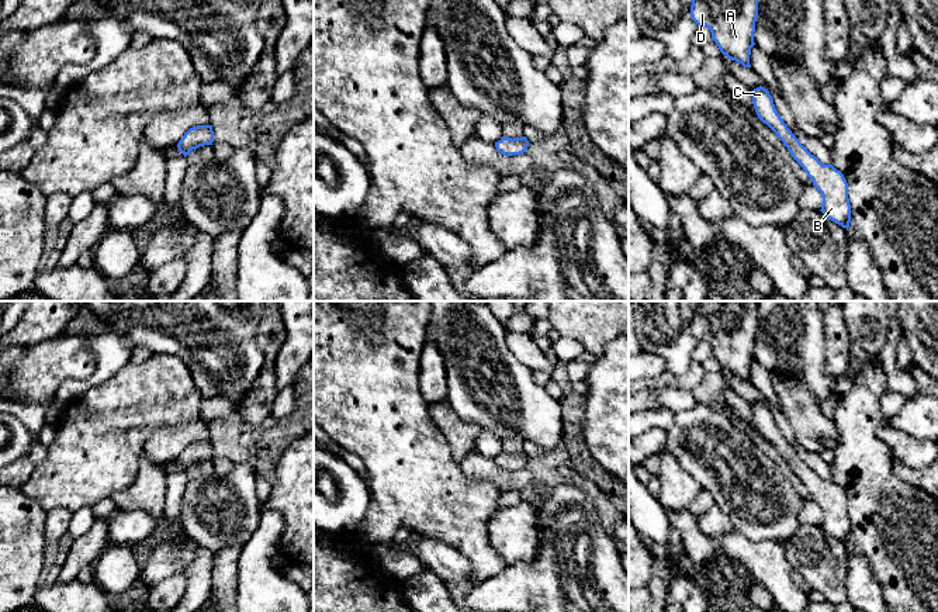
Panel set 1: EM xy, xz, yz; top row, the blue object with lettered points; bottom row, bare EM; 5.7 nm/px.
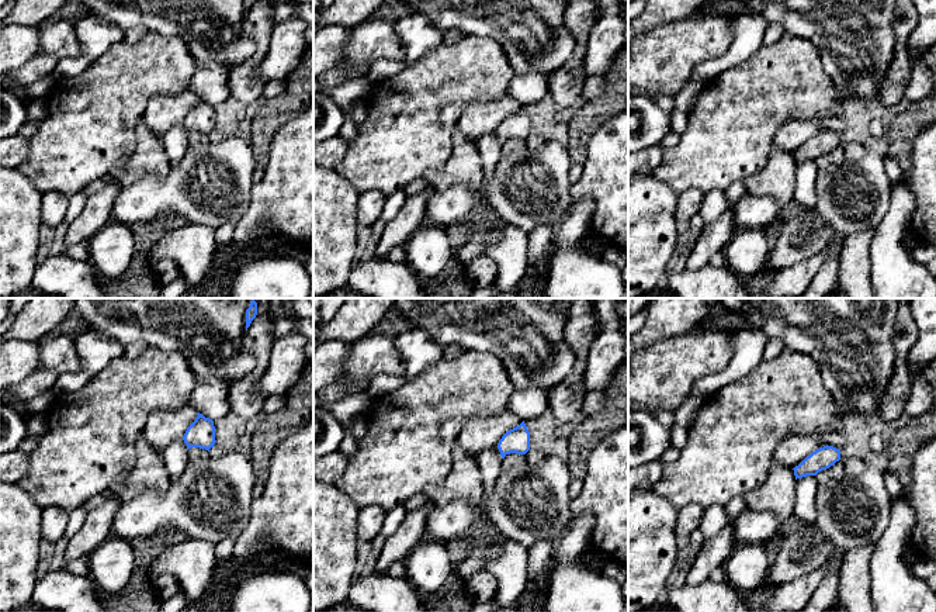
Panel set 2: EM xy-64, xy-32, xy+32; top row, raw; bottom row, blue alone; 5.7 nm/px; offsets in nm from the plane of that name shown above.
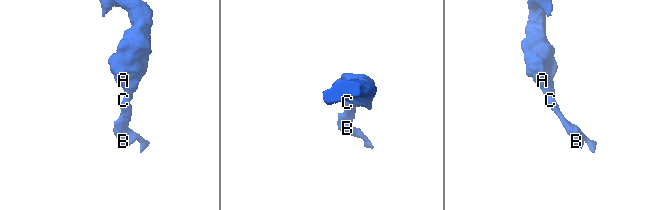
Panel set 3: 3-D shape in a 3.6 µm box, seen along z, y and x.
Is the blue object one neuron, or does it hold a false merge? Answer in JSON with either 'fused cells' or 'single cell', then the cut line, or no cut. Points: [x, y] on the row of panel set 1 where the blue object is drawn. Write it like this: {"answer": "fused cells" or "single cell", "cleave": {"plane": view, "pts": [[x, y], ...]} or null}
{"answer": "single cell", "cleave": null}

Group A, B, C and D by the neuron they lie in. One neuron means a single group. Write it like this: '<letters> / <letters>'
A B C D

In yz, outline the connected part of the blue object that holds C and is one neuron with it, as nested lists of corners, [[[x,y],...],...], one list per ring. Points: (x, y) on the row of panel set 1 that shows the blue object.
[[[759,86],[752,90],[752,104],[758,118],[778,135],[792,158],[807,173],[813,186],[820,191],[823,197],[820,211],[824,217],[848,229],[851,204],[848,198],[848,183],[844,174],[833,165],[821,163],[800,144],[778,114],[772,96],[765,87]]]

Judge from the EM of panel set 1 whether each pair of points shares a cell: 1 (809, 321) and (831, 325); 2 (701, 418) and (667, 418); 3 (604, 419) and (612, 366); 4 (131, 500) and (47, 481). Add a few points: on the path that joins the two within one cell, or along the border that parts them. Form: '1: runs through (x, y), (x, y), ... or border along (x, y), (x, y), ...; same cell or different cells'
1: border along (823, 315), (826, 356); different cells
2: border along (675, 414), (674, 422), (665, 431); different cells
3: runs through (612, 407), (612, 379); same cell
4: border along (137, 473), (125, 488), (110, 497); different cells

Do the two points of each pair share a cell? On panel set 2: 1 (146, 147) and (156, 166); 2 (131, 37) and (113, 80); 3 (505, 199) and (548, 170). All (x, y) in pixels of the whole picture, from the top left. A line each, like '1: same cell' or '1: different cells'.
1: same cell
2: different cells
3: same cell

